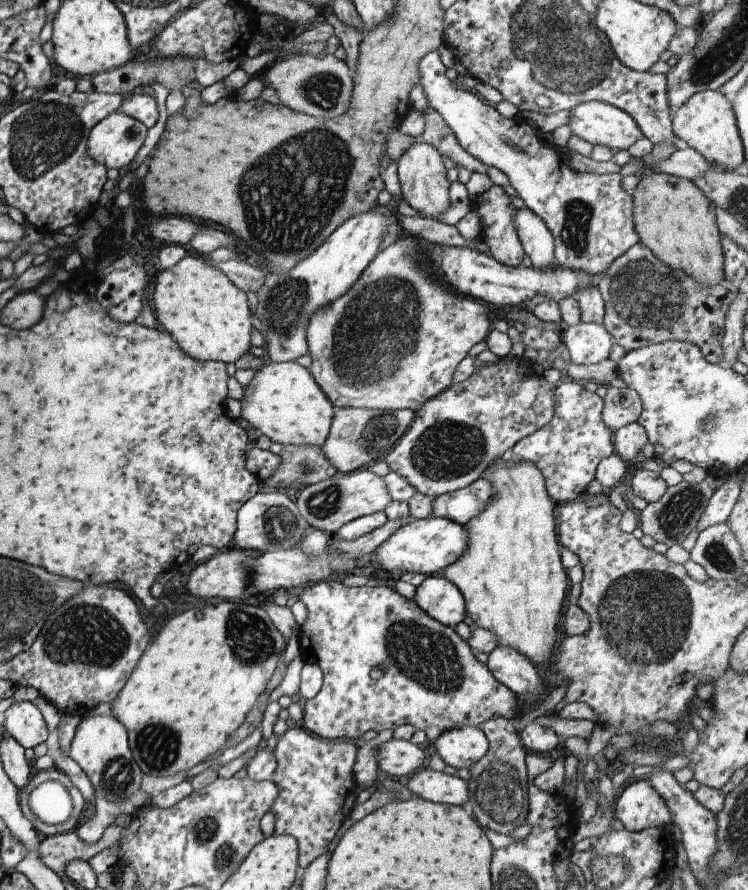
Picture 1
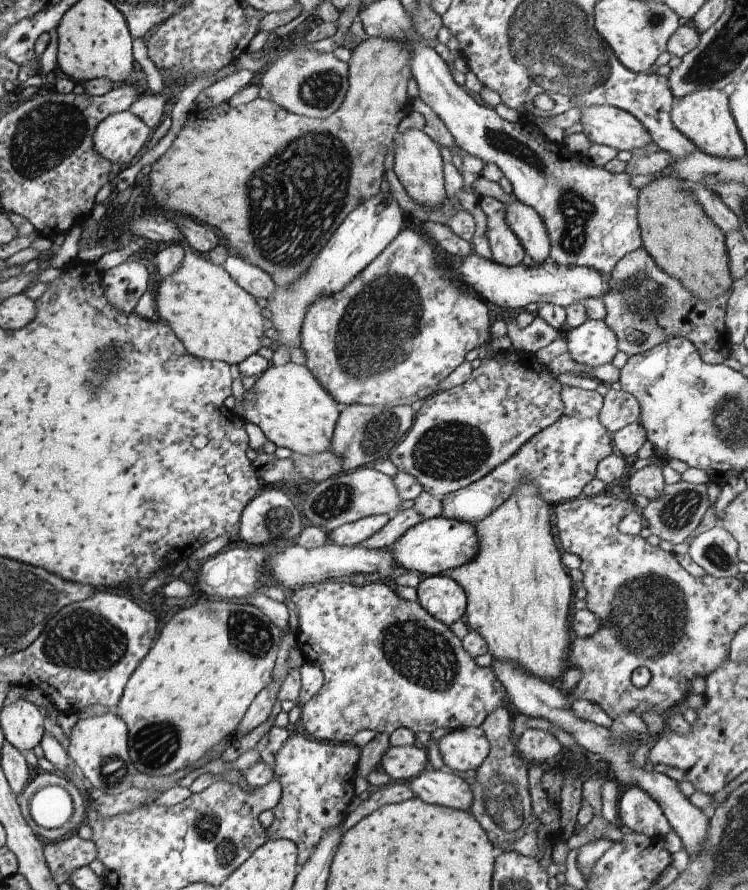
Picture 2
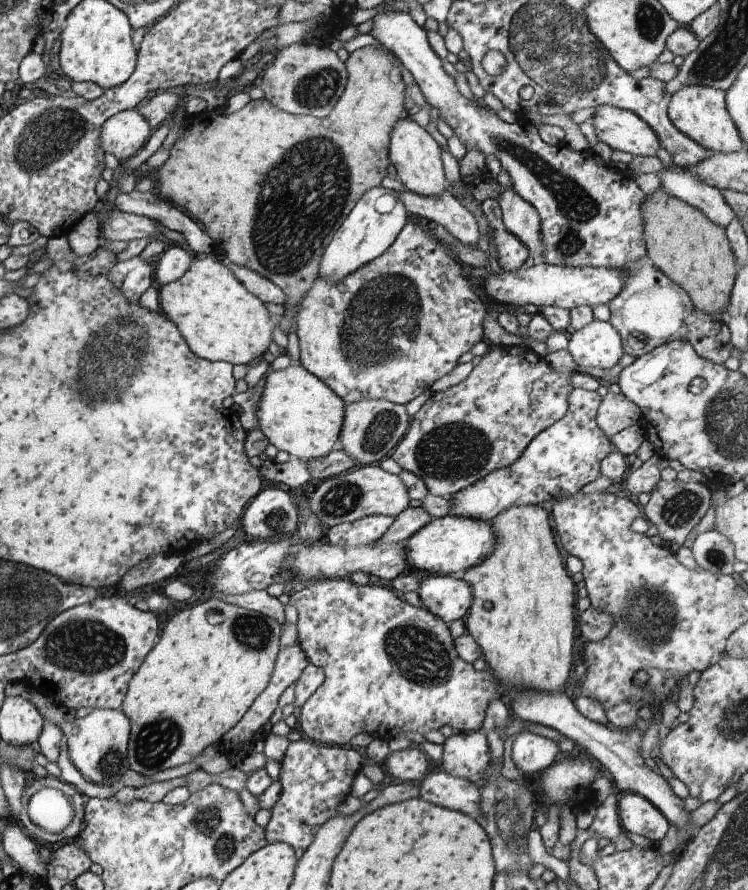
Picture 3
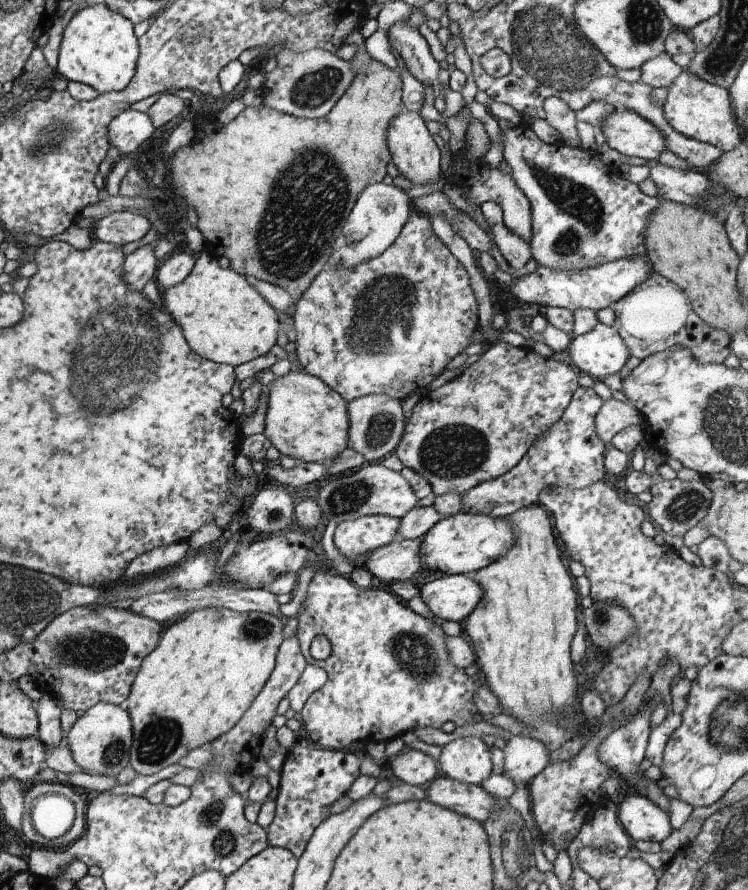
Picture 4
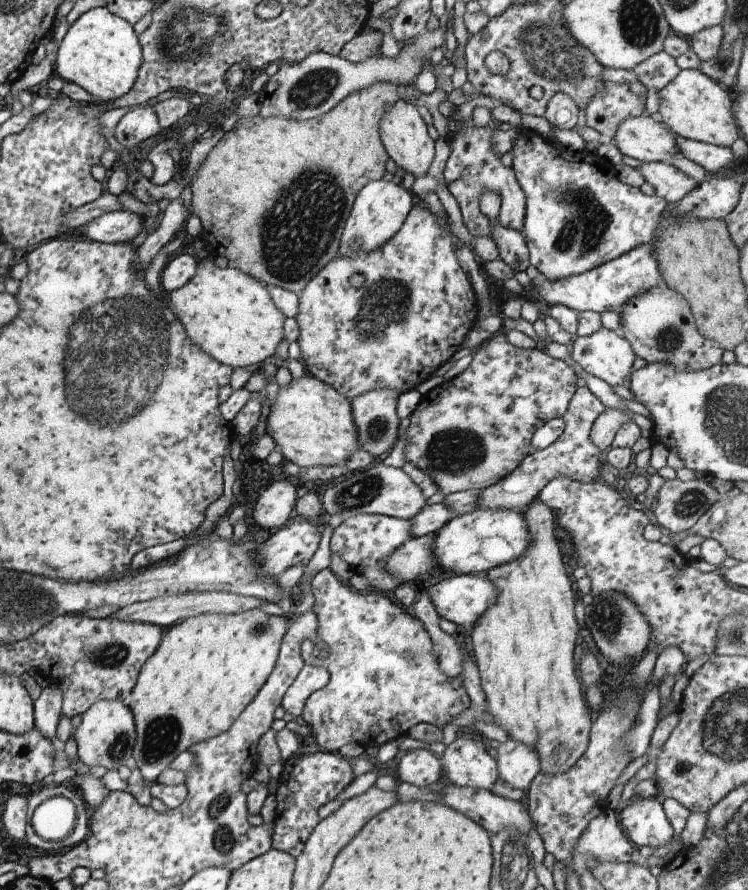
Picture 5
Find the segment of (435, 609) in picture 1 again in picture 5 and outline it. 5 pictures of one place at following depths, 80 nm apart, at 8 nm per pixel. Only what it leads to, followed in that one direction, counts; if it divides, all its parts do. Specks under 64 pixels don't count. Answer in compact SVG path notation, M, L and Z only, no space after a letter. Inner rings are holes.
M486 573L452 576L427 590L432 598L432 604L436 606L438 615L454 623L460 631L472 628L476 620L480 620L480 616L484 616L484 612L492 604L496 604L496 596L498 596L496 584L488 580Z

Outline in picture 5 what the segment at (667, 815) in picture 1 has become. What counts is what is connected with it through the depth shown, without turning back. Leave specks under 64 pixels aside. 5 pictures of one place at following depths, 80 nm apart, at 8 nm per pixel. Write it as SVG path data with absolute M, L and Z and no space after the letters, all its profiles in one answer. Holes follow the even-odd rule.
M634 797L629 806L618 812L619 822L623 832L636 848L648 846L656 850L669 842L675 837L670 822L663 810L662 804L658 798L640 798Z

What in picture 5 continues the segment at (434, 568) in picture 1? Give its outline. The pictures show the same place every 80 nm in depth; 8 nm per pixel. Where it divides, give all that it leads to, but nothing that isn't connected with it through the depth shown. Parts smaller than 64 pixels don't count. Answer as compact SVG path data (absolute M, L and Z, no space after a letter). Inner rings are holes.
M476 509L468 514L455 516L434 535L432 550L438 567L452 570L459 575L487 573L516 560L530 546L530 532L523 512L516 510Z

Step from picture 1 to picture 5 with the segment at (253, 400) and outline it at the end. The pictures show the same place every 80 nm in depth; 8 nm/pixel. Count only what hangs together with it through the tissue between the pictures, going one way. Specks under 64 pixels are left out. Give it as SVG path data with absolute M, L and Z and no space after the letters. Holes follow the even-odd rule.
M309 374L295 379L286 388L278 390L267 420L267 434L282 450L284 458L300 468L330 468L345 463L362 448L358 442L358 428L352 418L351 401Z

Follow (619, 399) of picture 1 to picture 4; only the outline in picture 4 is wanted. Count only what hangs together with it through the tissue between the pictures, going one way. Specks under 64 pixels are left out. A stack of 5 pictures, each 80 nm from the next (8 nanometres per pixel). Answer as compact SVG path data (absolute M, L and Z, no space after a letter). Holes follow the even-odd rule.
M612 397L602 403L602 408L595 416L595 429L607 446L612 437L622 429L632 425L642 425L643 414L628 402L621 402Z

